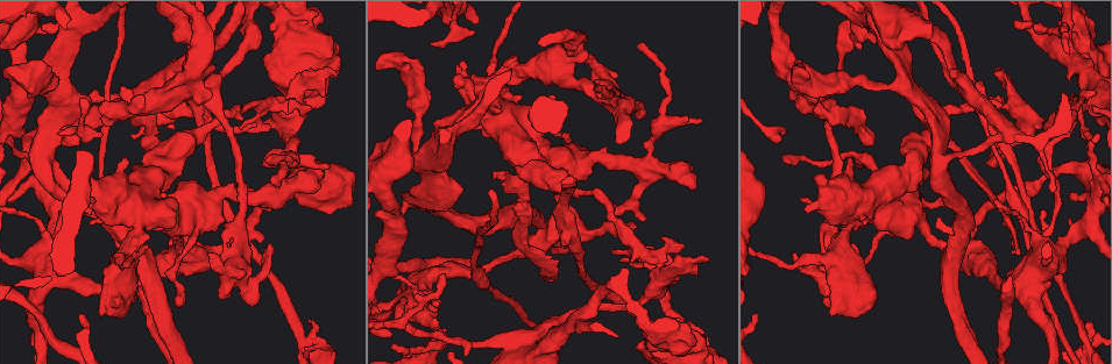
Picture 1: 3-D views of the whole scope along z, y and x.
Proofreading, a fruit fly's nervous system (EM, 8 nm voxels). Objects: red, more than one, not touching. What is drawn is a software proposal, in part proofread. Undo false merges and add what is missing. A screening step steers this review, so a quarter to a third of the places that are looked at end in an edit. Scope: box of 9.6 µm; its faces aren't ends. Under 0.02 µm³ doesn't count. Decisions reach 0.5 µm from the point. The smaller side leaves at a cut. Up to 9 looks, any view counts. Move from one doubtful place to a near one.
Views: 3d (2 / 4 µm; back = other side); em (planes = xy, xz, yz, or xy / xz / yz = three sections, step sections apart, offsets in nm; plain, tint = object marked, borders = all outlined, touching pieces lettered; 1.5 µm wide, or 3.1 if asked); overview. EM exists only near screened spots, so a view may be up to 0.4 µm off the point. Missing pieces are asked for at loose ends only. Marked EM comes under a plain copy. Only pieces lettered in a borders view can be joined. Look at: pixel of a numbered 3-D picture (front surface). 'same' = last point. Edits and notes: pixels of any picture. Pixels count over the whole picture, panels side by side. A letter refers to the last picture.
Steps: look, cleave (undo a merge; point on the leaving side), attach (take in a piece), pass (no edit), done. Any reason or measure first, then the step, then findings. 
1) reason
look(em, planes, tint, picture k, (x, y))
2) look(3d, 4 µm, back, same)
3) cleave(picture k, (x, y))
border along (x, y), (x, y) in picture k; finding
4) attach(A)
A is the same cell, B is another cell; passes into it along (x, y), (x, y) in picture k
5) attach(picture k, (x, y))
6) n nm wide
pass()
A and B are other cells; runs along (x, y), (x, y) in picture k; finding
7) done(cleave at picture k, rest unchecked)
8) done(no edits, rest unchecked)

branch stops here
look(em, xz, step 4, borders, picture 1, (464, 64))

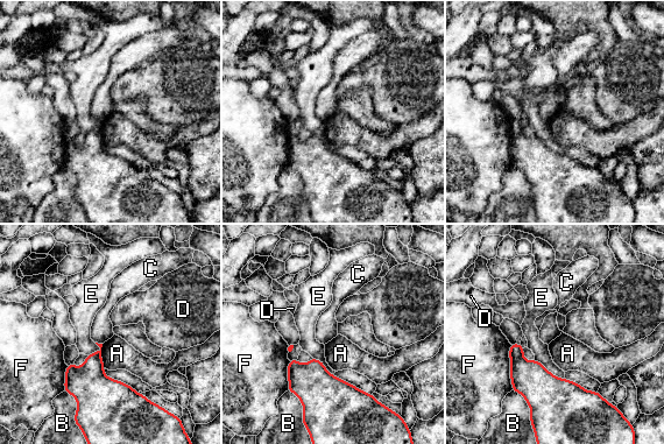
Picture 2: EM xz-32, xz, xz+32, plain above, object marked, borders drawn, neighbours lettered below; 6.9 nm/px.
look(em, planes, borders, same)

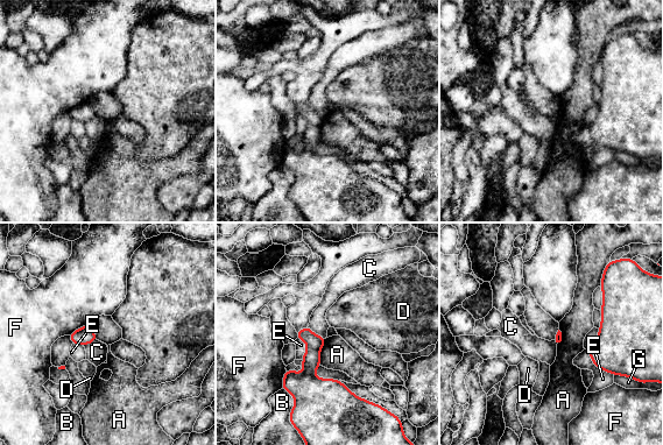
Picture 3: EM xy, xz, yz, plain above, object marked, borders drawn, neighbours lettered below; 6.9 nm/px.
pass()
A, B, C, D, E, F and G are other cells; border along (308, 325), (312, 332), (325, 338) in picture 3; no lettered piece goes on from it

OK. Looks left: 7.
sudden change in width
look(3d, 2 µm, picture 1, (88, 289))

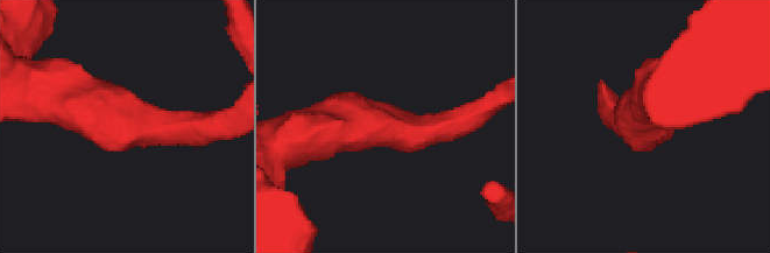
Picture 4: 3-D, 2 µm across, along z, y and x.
arms of 220, 420 nm; now the EM
look(em, planes, borders, picture 4, (121, 125))

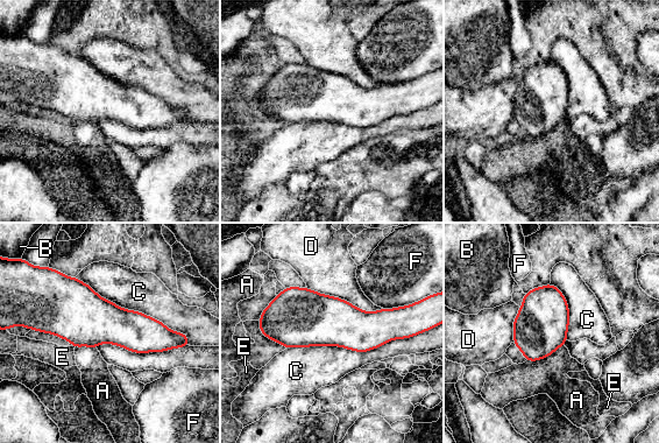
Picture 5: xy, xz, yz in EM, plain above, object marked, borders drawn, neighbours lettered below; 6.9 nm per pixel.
300 nm wide
pass()
A, B, C, D, E and F are other cells; border along (307, 287), (367, 311), (382, 309) in picture 5; continuous, no second neuron

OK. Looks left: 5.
arms part here
look(em, yz, step 8, tint, picture 1, (404, 203))

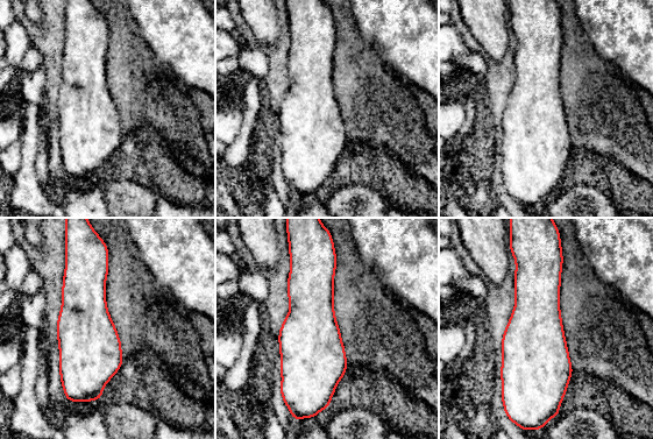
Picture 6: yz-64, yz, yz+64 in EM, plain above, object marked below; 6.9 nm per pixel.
cut it another way
look(em, planes, borders, same)

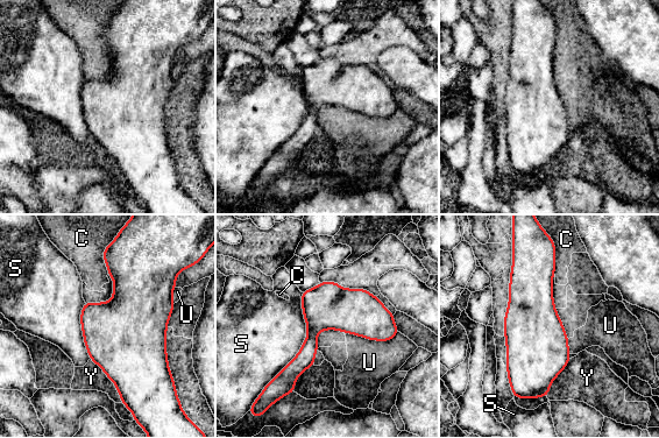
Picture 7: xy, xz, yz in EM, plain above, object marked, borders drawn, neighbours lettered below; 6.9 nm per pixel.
160 nm wide
pass()
C, S, U and Y are other cells; border along (303, 292), (306, 338), (263, 389) in picture 7; all the same neuron

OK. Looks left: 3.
side arm on a straight run
look(3d, 2 µm, back, picture 1, (571, 319))

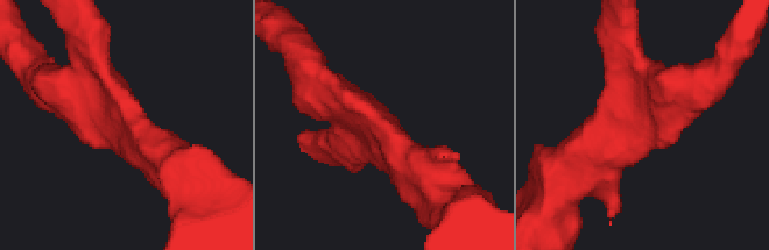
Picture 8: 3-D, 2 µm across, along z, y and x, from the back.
3 arms; arms of 280, 300, 380 nm
look(em, xz, step 8, tint, picture 8, (119, 112))

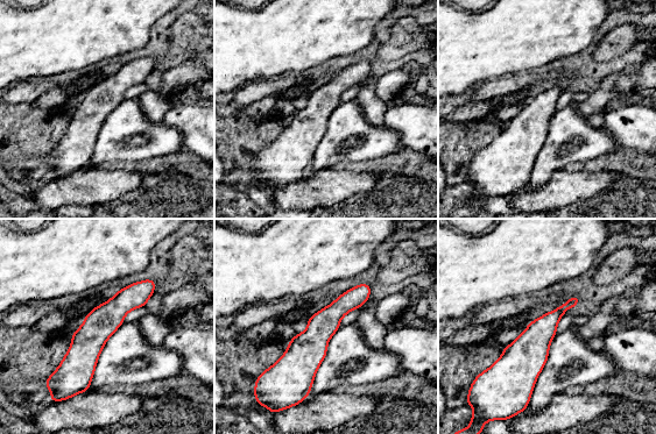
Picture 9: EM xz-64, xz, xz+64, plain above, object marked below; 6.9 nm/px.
look(em, xy, step 8, borders, same)

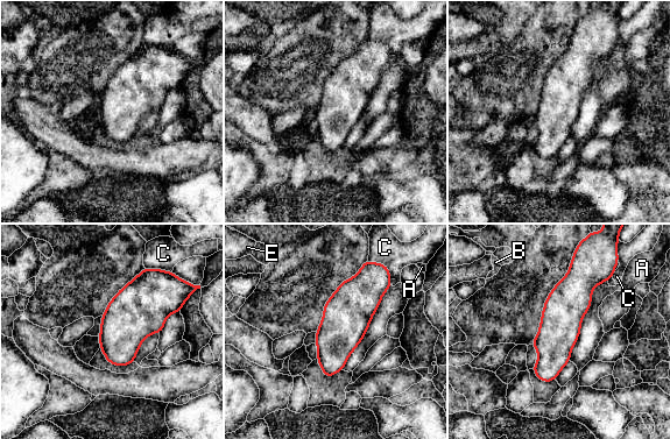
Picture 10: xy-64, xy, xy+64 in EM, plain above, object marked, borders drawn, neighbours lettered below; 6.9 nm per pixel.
pass()
A, B, C and E are other cells; runs along (577, 257), (547, 379) in picture 10; all the same neuron

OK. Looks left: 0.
done(no edits, rest unchecked)

